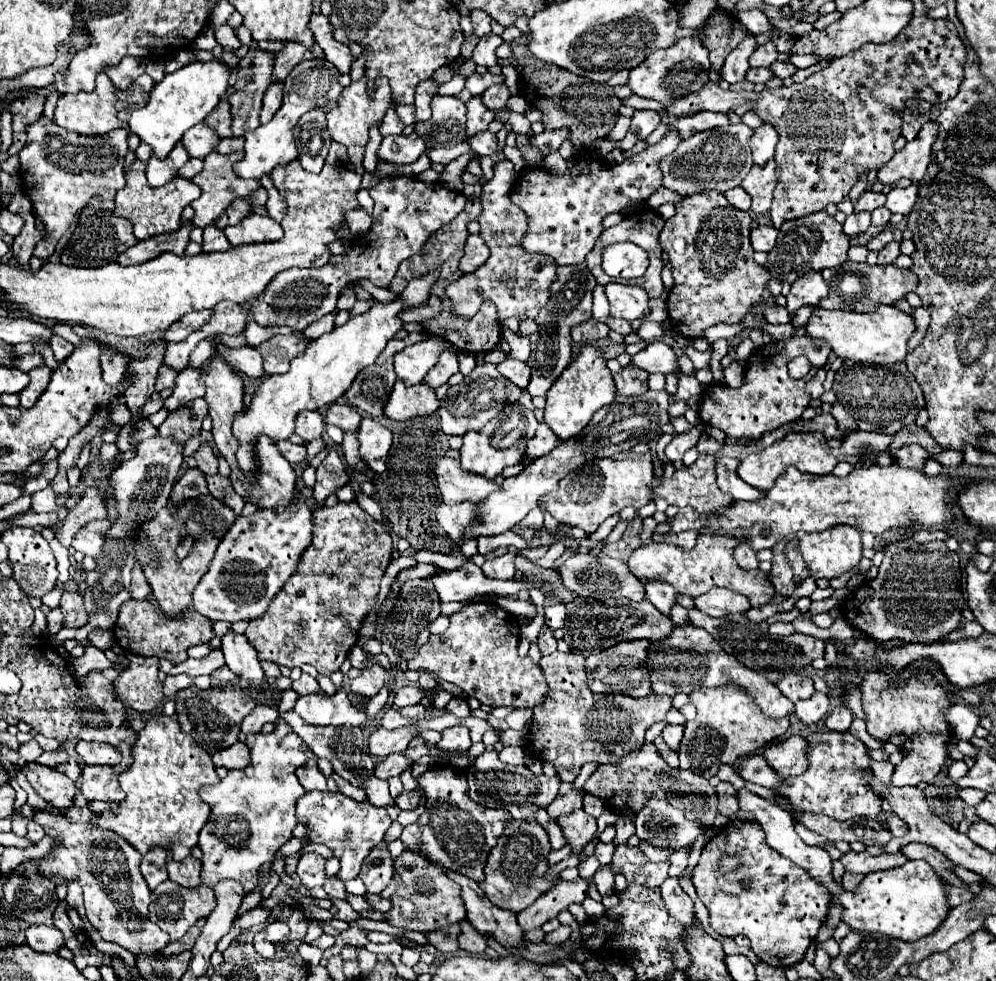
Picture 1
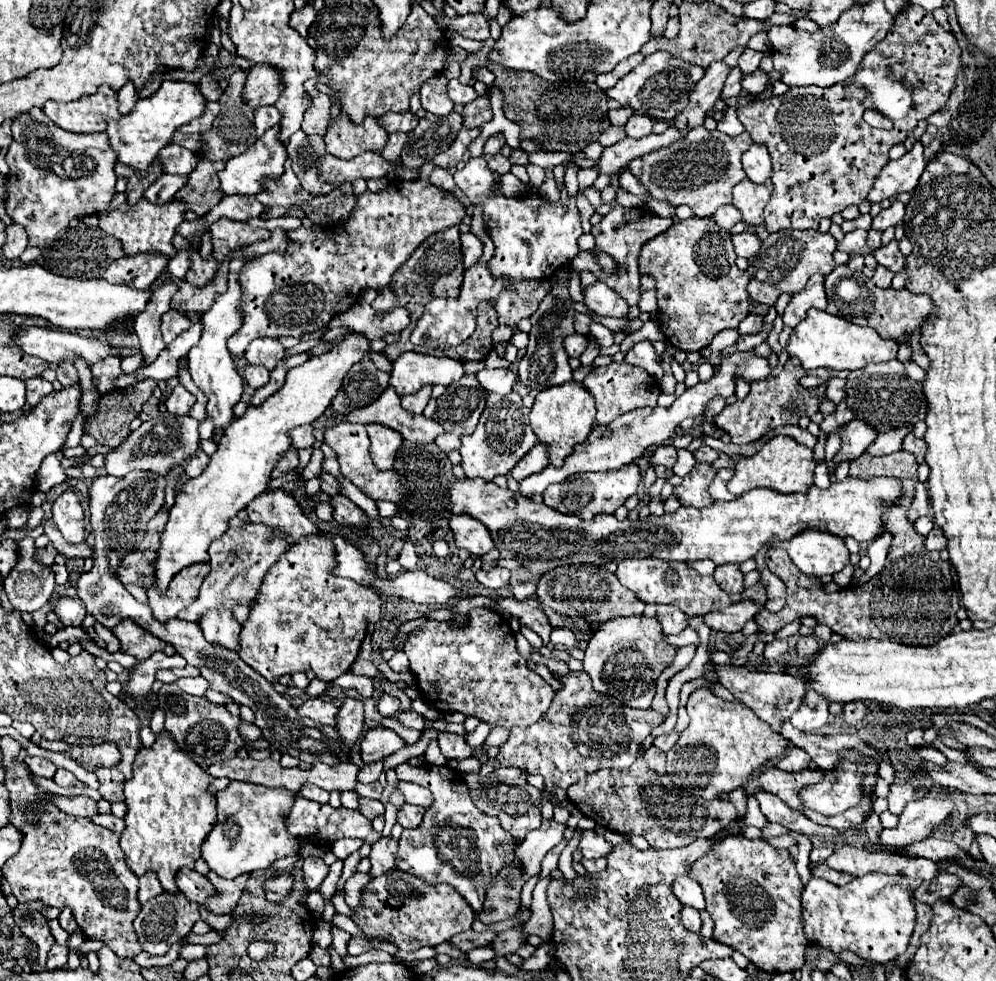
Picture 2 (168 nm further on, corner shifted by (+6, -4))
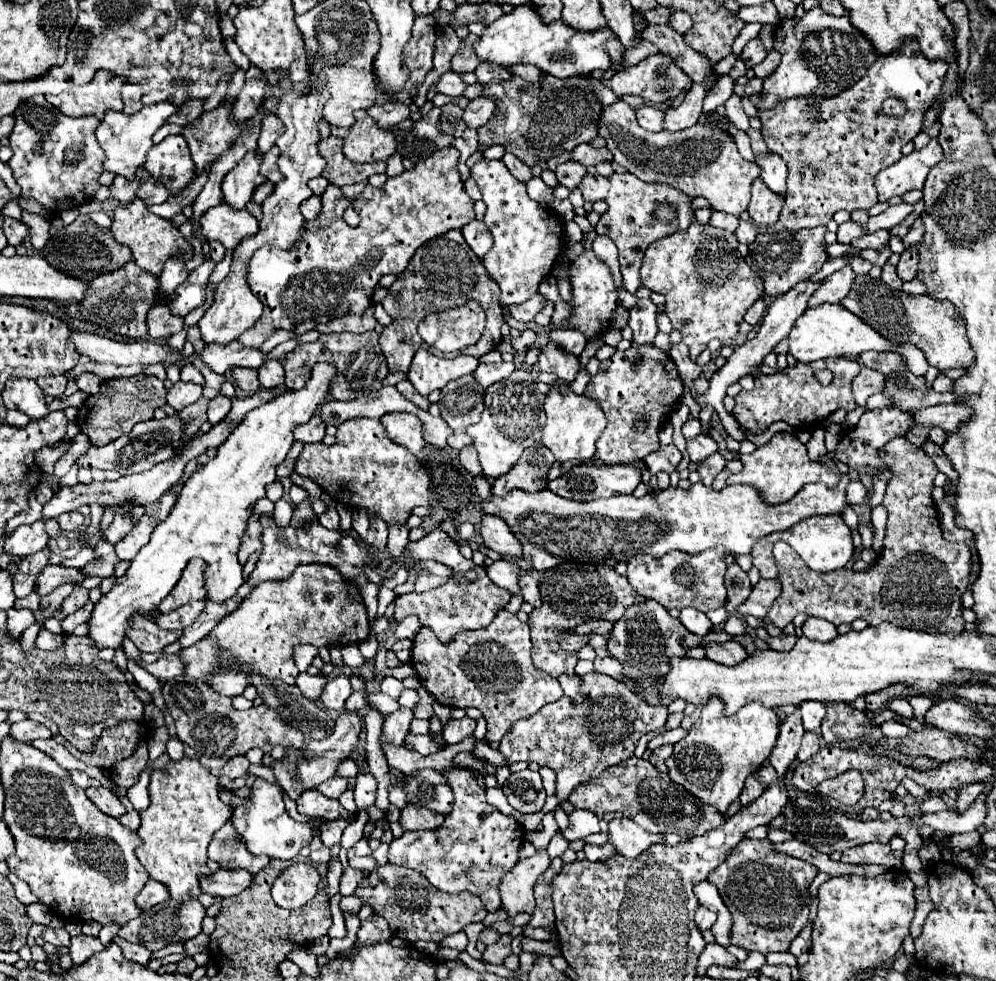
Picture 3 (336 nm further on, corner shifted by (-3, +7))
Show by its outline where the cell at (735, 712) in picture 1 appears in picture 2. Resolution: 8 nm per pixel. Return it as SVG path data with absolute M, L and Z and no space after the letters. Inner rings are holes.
M697 689L697 691L693 691L693 693L689 695L689 701L687 701L687 711L689 711L691 723L689 723L689 727L679 735L679 741L673 745L673 749L667 753L667 773L673 777L673 785L675 785L675 787L679 787L679 789L687 789L687 791L691 791L691 789L699 789L699 795L705 797L705 799L715 799L715 795L729 793L729 791L733 791L733 789L737 789L737 787L743 787L753 771L761 771L771 759L777 759L779 755L783 755L785 747L789 745L789 741L783 739L783 737L779 737L779 733L775 733L765 721L759 721L759 717L757 717L749 707L745 707L745 705L741 705L741 703L727 703L727 701L723 701L721 697L713 695L709 689Z

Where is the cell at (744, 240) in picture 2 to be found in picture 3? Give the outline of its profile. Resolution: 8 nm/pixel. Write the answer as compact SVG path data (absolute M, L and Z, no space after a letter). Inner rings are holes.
M740 222L734 234L742 244L752 244L754 238L758 236L758 228L752 222Z

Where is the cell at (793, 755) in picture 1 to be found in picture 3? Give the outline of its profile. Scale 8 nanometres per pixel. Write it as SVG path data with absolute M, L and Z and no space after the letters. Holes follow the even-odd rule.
M806 732L802 736L802 746L798 750L798 760L804 762L810 756L814 756L818 750L820 750L820 738L818 738L818 734L816 732Z

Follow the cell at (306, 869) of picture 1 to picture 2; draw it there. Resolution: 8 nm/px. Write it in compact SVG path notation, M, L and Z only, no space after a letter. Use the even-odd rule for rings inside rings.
M307 857L303 861L301 871L303 871L303 883L307 885L307 889L315 891L329 875L329 865L325 865L321 857Z

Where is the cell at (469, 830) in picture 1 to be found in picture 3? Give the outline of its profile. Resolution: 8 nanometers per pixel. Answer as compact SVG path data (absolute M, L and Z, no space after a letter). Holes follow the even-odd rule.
M456 768L444 774L454 792L454 808L446 816L444 826L430 832L404 832L400 838L394 838L390 844L388 862L422 872L430 884L442 892L470 892L484 902L488 912L494 912L500 908L498 884L502 876L518 862L524 828L512 816L506 816L488 804L484 790L476 784L470 770Z

